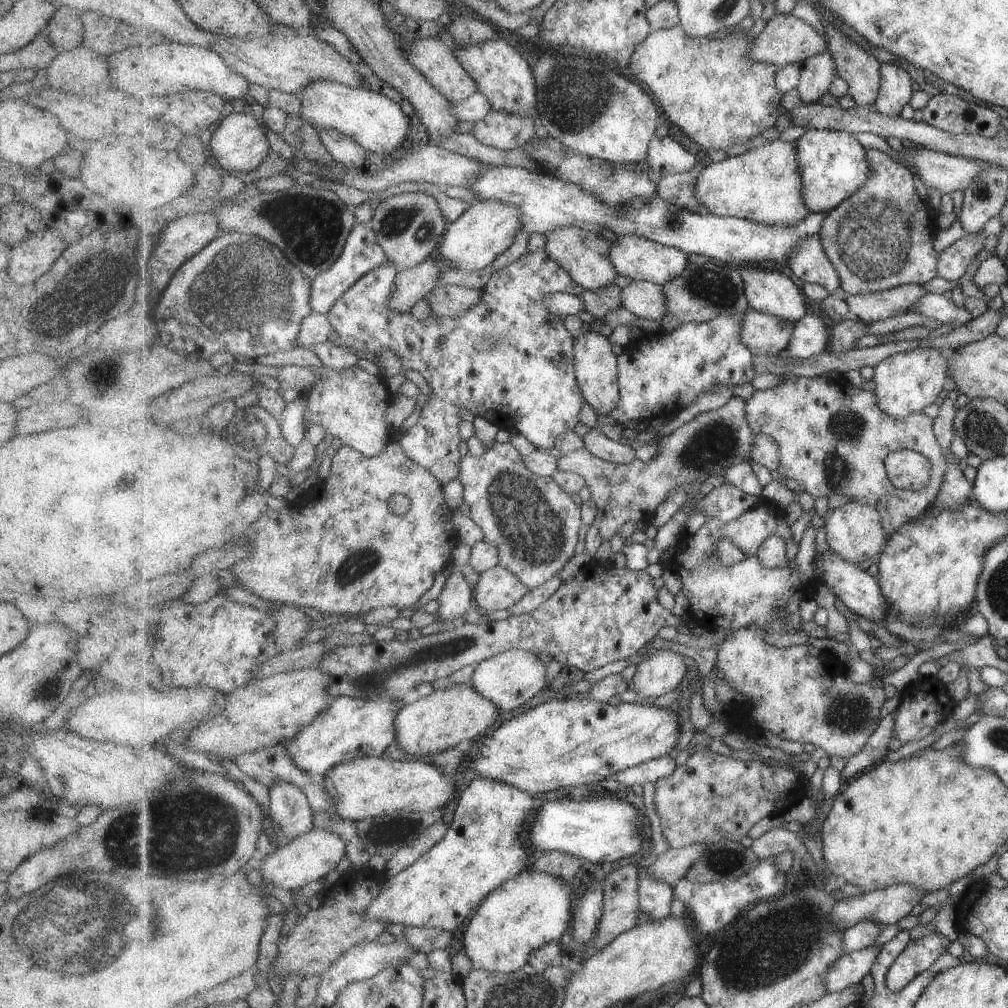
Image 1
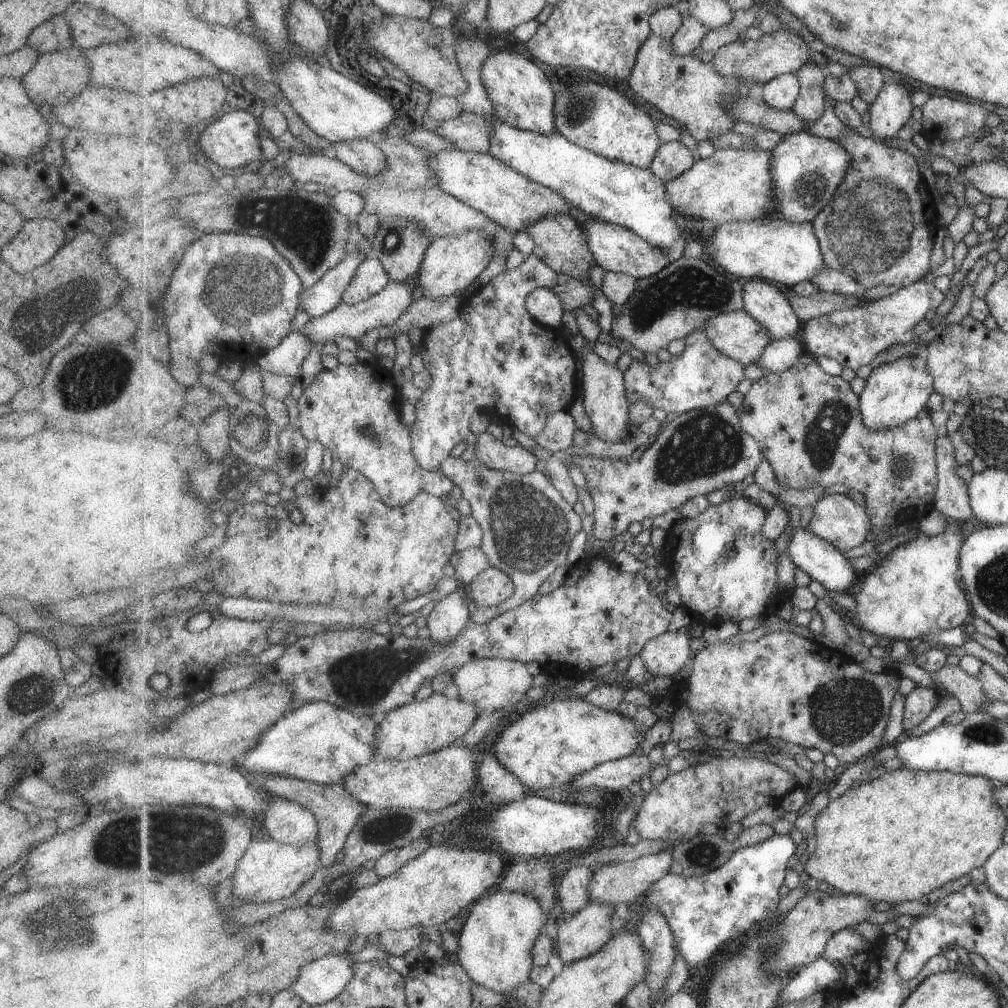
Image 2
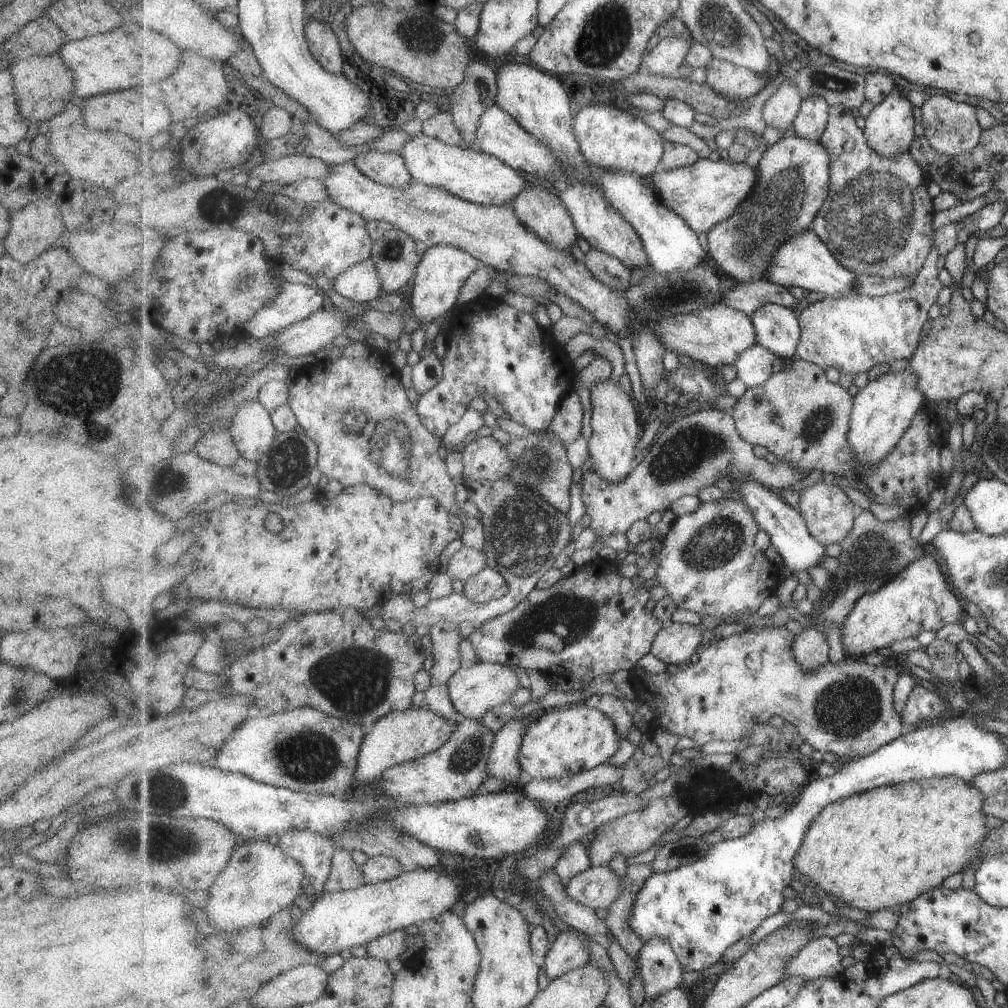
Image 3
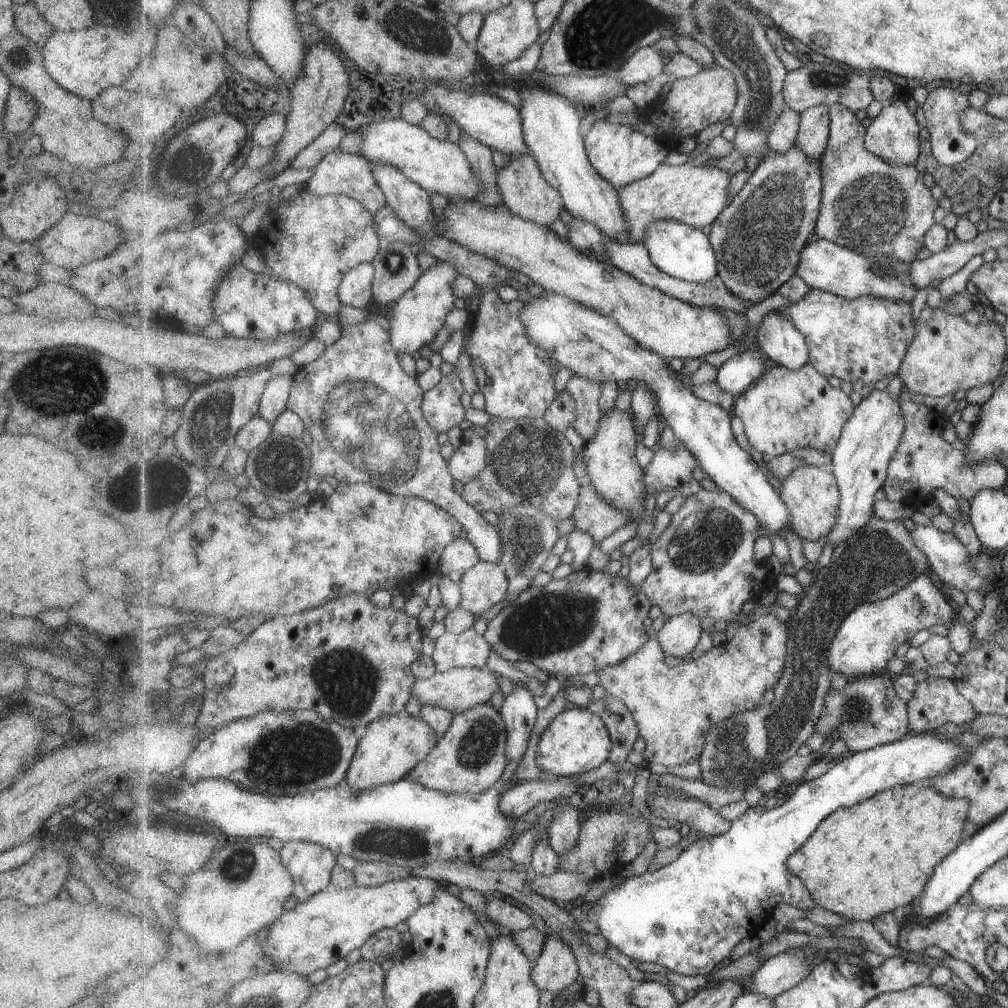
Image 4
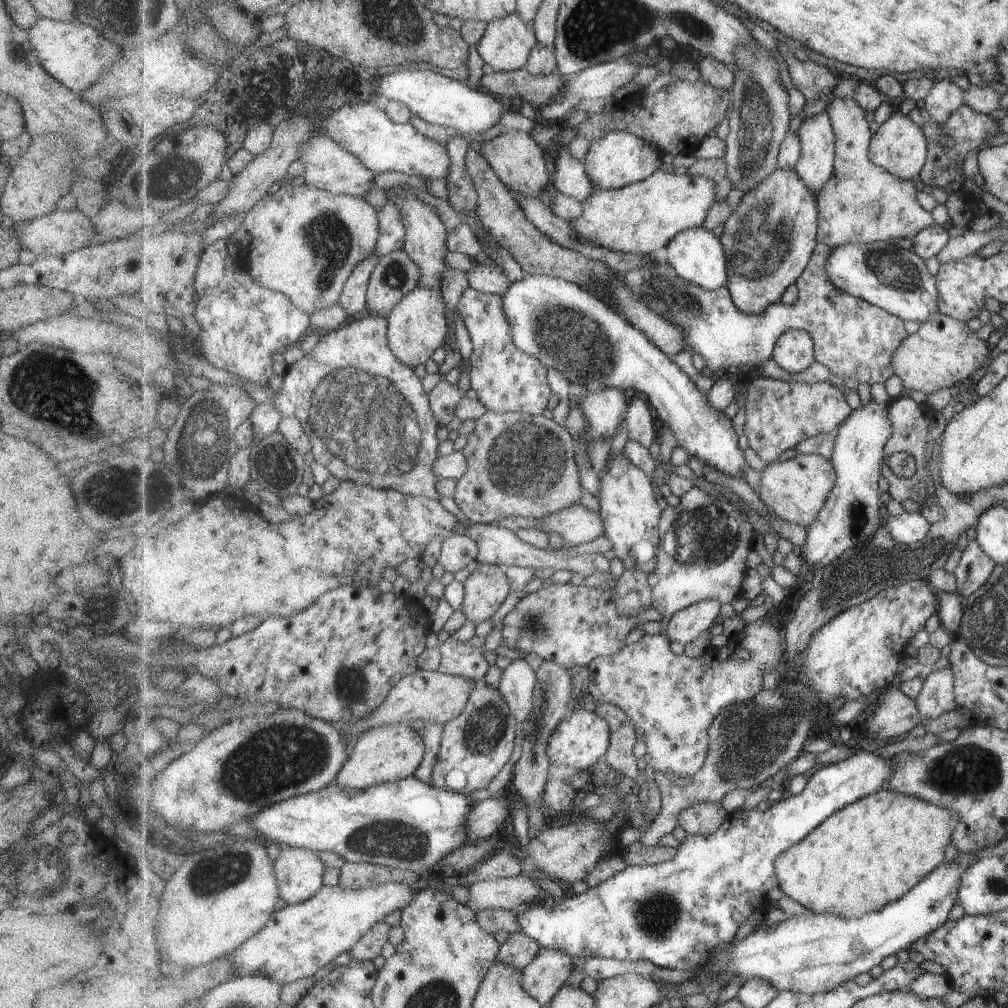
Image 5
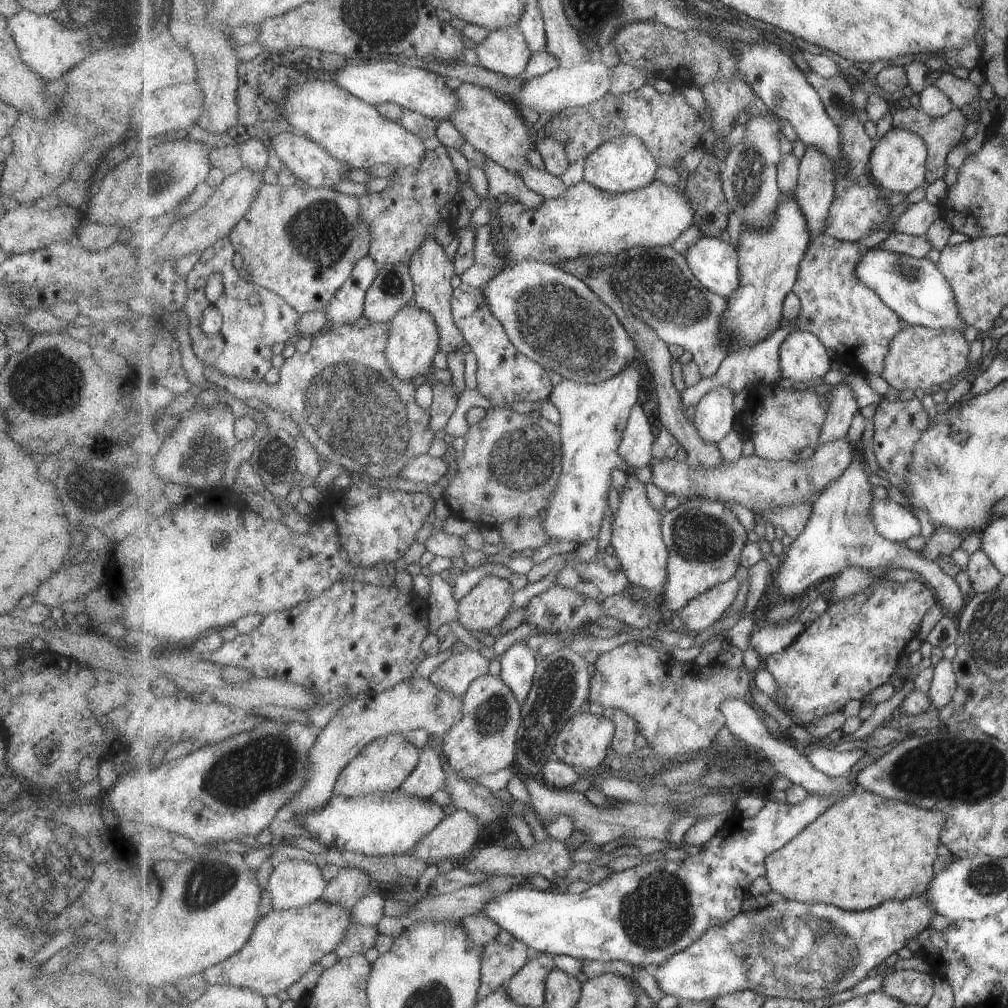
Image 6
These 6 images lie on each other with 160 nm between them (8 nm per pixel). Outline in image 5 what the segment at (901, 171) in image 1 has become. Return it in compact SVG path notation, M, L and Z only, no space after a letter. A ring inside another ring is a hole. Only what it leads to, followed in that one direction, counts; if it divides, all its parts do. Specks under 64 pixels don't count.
M853 97L835 98L828 106L836 134L836 159L834 176L818 194L820 213L818 216L818 242L827 243L832 249L849 243L875 243L887 239L913 238L923 229L933 225L933 214L919 204L919 192L923 189L919 179L902 179L876 165L870 157L871 134L869 122L865 120L865 109Z

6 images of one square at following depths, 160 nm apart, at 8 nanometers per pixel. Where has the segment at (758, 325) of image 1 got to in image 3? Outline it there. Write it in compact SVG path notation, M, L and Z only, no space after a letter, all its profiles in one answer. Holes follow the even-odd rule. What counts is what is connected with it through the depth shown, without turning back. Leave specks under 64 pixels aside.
M723 303L700 311L667 317L654 325L654 331L669 351L685 354L692 360L701 361L711 367L721 364L734 365L743 352L758 342L752 317Z

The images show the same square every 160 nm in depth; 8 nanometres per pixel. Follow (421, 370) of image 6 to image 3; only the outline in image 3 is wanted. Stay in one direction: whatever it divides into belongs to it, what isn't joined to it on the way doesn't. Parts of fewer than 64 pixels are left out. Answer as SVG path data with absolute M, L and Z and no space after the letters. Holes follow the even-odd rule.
M433 245L426 248L422 262L415 277L414 290L411 294L411 316L415 316L424 327L443 317L447 312L457 309L467 278L476 272L481 263L466 250L451 245Z

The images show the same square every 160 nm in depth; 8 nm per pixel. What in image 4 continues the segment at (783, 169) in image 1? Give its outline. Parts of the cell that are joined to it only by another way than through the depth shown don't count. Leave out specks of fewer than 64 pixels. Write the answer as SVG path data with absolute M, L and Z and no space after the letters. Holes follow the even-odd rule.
M665 163L654 174L624 186L619 190L619 200L623 207L625 219L631 226L629 245L645 242L651 226L661 221L677 221L703 229L712 225L719 214L730 205L730 187L734 176L727 170L713 166L669 166Z

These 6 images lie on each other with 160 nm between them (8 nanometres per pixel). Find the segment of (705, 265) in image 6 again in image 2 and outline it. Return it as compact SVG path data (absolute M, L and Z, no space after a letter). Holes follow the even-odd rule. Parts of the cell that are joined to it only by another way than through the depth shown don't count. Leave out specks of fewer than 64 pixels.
M499 118L495 120L492 128L492 145L488 153L501 162L507 163L507 166L518 170L521 174L535 179L535 182L540 182L553 190L559 191L571 205L578 207L587 215L634 230L653 246L667 251L672 262L683 256L683 250L685 250L685 244L687 244L685 230L677 224L677 220L673 219L674 206L669 201L666 184L651 168L642 169L626 162L614 161L598 155L576 145L559 132L544 135L523 130L519 127L512 127Z

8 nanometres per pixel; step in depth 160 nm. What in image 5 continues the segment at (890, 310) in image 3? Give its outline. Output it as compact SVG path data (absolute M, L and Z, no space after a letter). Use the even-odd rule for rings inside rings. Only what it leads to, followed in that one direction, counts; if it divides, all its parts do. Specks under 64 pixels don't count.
M818 243L810 264L795 280L799 286L799 298L793 304L788 305L779 300L774 302L765 313L758 315L740 311L734 303L728 285L714 291L707 290L684 279L668 262L655 262L651 267L626 272L624 281L634 293L639 293L655 312L663 315L669 322L679 325L686 332L688 346L702 356L706 366L711 370L731 372L735 369L754 369L773 356L775 345L782 334L789 329L801 329L809 332L814 338L816 362L823 363L832 374L841 376L843 379L853 378L869 385L877 384L877 382L885 384L895 375L894 354L898 352L898 348L910 334L902 318L834 286L826 273L826 264L832 250L827 243Z

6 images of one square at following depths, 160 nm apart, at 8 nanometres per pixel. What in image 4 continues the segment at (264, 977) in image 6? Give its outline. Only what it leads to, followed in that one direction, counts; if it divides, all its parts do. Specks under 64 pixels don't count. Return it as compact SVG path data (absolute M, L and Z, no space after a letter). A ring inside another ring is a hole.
M415 874L374 887L342 889L331 884L309 901L284 911L267 932L264 951L281 971L308 975L319 968L327 969L351 950L361 949L381 929L406 922L419 908L431 904L439 891L439 881Z

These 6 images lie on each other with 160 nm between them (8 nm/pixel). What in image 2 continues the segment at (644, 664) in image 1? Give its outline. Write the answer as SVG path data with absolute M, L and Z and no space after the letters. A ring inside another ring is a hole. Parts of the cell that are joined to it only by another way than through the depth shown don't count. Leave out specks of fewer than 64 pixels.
M682 628L675 632L666 632L652 638L642 650L641 659L646 670L655 676L667 676L673 679L681 672L692 652L692 639L689 628Z

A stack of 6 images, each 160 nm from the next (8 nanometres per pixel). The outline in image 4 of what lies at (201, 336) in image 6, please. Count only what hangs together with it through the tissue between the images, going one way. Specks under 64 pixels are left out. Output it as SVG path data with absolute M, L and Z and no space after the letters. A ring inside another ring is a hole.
M237 263L226 277L220 282L214 296L216 320L223 326L226 336L274 341L283 335L311 329L315 322L321 320L321 313L315 308L314 302L305 290L295 283L282 281L264 273L255 273Z

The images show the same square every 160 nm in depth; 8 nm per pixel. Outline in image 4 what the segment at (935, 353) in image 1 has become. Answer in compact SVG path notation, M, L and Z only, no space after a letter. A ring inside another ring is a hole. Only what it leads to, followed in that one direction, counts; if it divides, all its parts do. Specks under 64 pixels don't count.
M874 390L862 400L853 417L847 420L842 438L833 450L830 469L838 479L841 500L839 500L838 522L824 541L839 546L853 538L873 518L873 506L877 492L884 487L888 478L891 458L894 458L906 430L906 418L902 410L902 399L894 398L888 391Z

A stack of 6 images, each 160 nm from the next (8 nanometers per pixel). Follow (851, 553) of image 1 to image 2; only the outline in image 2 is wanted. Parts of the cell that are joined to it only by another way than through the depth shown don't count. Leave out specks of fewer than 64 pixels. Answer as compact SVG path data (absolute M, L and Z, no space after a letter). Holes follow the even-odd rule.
M846 494L819 499L814 507L810 530L842 551L861 546L872 532L872 516Z

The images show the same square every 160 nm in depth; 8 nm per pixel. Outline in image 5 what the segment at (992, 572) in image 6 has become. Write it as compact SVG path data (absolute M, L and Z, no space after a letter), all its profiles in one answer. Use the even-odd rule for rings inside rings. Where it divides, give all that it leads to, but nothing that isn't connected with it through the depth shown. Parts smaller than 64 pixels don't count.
M969 541L952 573L955 577L956 592L967 598L987 580L994 562L986 555L977 541Z

